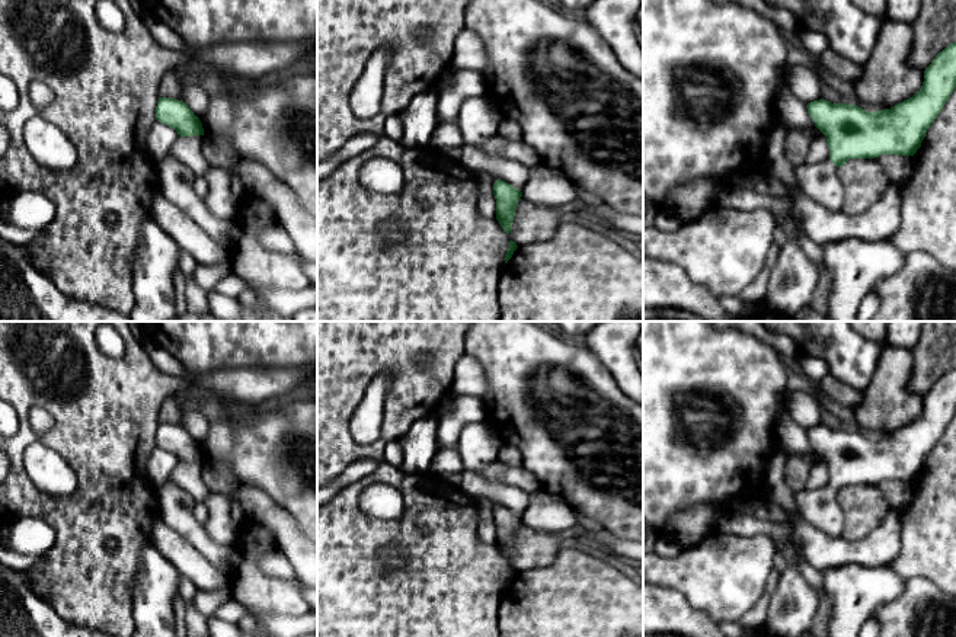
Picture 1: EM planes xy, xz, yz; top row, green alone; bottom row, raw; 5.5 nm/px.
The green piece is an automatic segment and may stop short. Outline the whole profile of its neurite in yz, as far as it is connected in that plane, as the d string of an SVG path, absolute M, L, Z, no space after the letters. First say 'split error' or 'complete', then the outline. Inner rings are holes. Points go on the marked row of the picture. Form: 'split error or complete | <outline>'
split error | M956 42L936 55L924 71L921 89L909 99L877 112L859 106L831 103L819 99L806 105L815 127L826 137L829 157L818 164L794 167L800 192L829 211L841 211L844 201L838 169L850 159L875 159L882 154L914 156L921 147L927 129L939 116L956 87Z

